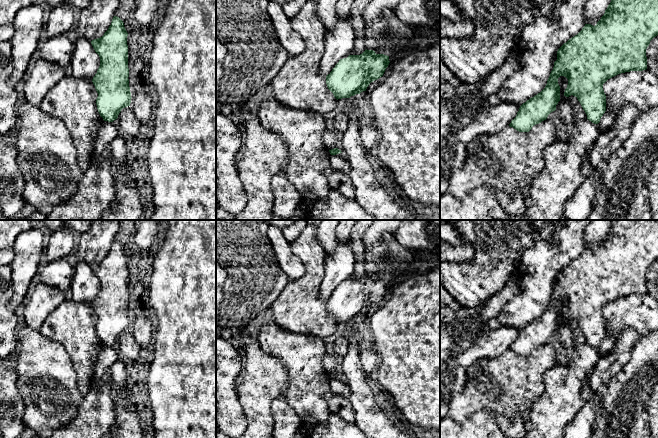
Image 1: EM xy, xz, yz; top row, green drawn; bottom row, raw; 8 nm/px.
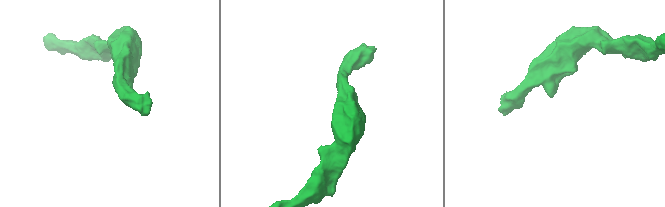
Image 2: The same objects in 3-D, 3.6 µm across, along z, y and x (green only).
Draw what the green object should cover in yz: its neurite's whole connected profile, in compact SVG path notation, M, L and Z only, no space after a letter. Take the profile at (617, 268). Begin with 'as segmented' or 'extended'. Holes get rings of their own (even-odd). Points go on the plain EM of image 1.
as segmented; M614 220L595 250L585 248L577 259L558 273L557 284L545 312L520 330L509 350L519 356L529 356L534 349L546 344L560 325L560 300L568 303L564 320L575 320L587 343L598 348L606 335L603 308L621 297L646 294L646 273L657 259L658 220Z

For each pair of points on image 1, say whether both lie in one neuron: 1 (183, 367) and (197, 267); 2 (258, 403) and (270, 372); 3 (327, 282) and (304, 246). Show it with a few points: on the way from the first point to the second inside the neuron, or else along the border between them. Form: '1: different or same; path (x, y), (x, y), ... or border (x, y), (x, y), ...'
1: same; path (197, 342), (197, 292)
2: same; path (258, 395), (258, 387), (263, 380)
3: different; border (326, 255), (320, 285), (322, 299)

